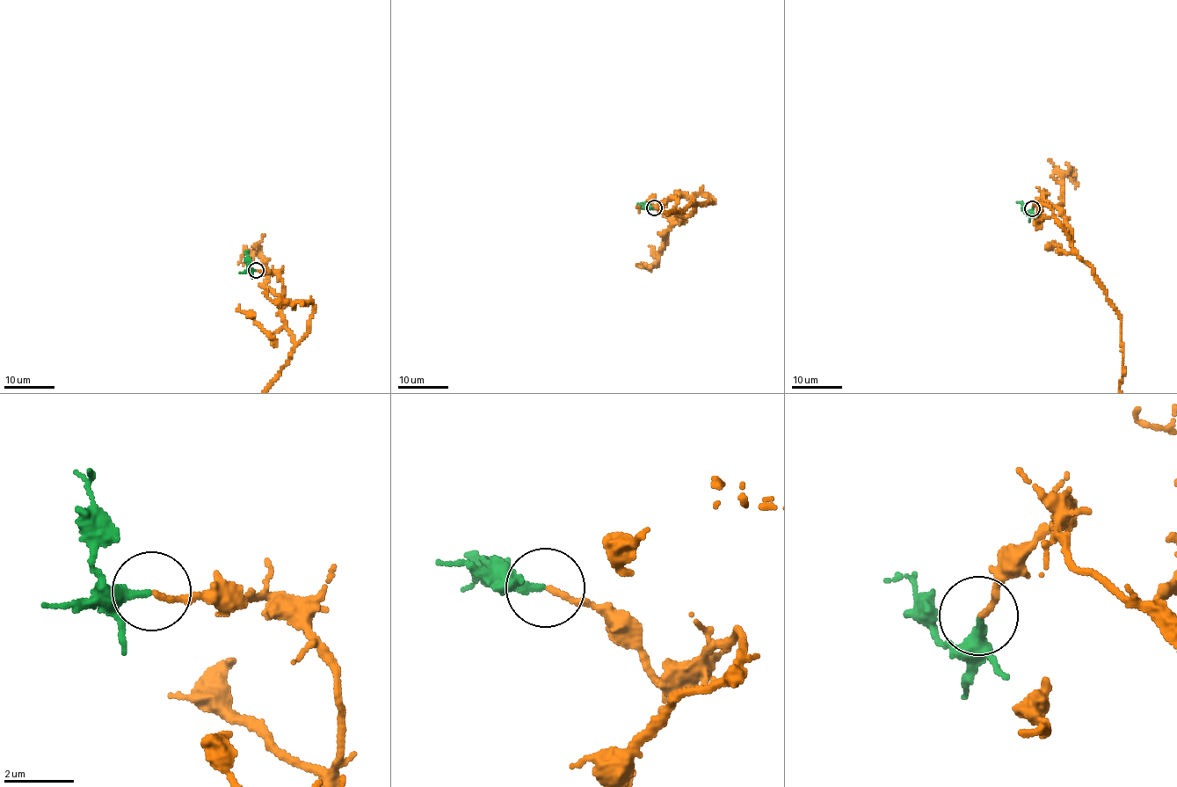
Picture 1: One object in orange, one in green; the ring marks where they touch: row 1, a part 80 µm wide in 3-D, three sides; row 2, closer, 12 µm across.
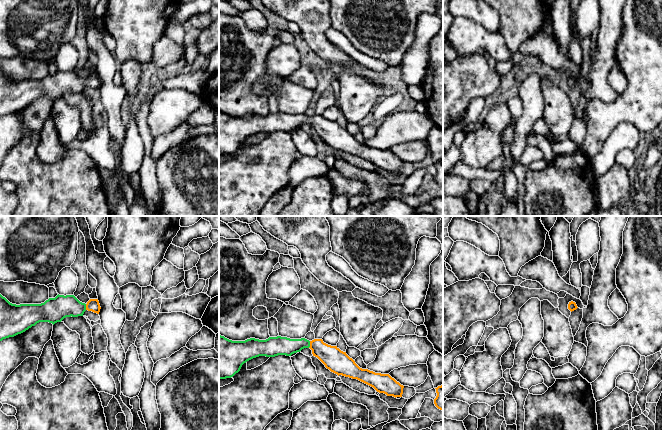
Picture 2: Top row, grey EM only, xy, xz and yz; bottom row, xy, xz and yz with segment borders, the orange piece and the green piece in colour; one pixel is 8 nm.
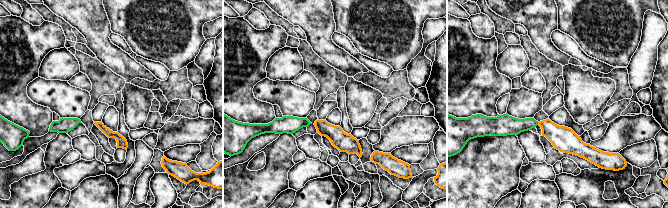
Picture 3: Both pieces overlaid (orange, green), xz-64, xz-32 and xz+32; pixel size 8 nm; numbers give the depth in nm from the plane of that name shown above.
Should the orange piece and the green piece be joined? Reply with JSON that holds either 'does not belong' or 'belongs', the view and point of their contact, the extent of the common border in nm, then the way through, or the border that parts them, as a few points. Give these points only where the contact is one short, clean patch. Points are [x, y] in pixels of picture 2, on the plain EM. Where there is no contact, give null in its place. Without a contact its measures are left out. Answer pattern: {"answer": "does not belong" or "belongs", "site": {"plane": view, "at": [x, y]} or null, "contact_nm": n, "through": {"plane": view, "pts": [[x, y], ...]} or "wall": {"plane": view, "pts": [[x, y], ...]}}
{"answer": "belongs", "site": {"plane": "xz", "at": [310, 120]}, "contact_nm": 60, "through": {"plane": "xz", "pts": [[334, 135], [316, 121], [310, 120], [279, 121]]}}

